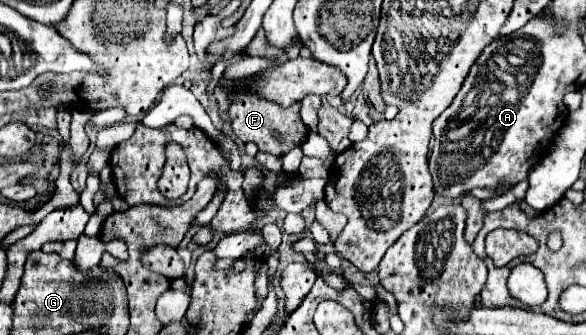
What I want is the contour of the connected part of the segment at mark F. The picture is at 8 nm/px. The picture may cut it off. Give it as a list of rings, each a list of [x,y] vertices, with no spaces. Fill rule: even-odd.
[[[239,94],[229,106],[229,116],[231,128],[241,142],[255,142],[261,152],[269,152],[273,156],[283,156],[307,140],[307,126],[299,116],[299,104],[281,108],[255,94]],[[273,132],[279,132],[279,136],[273,136]]]

